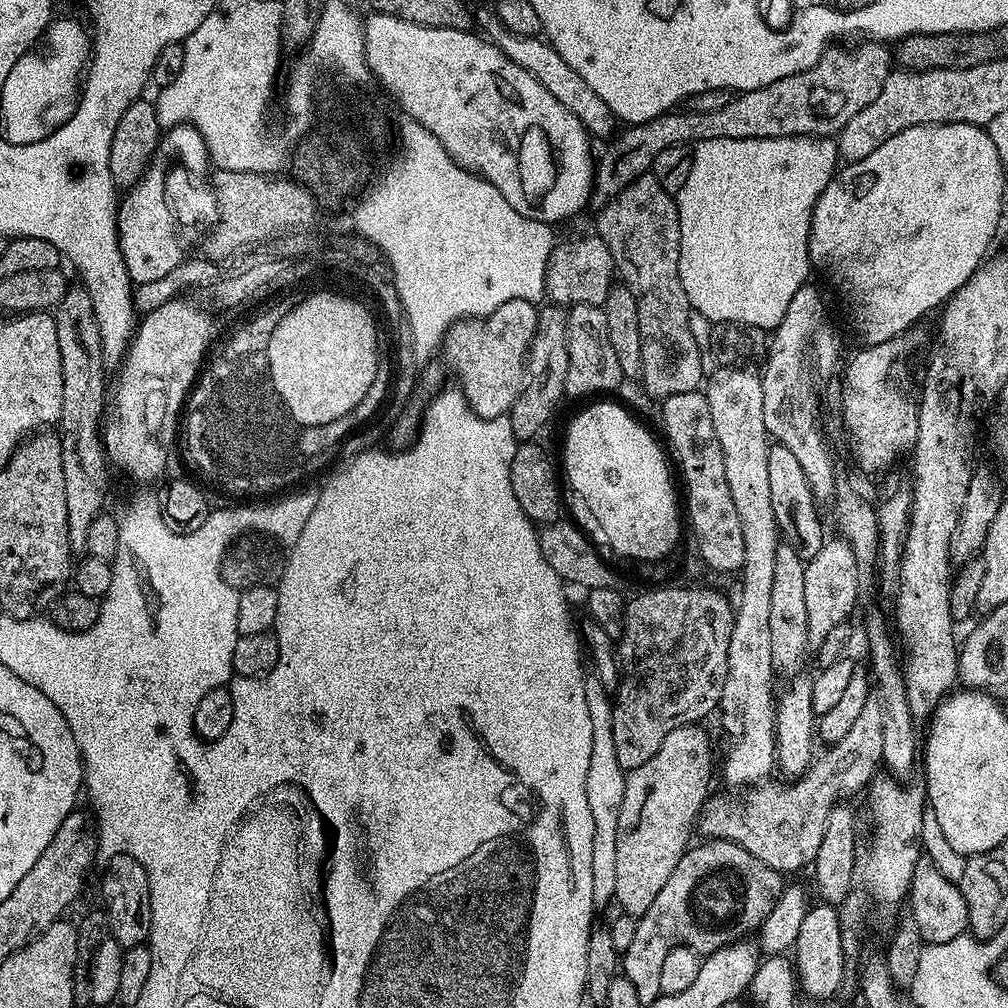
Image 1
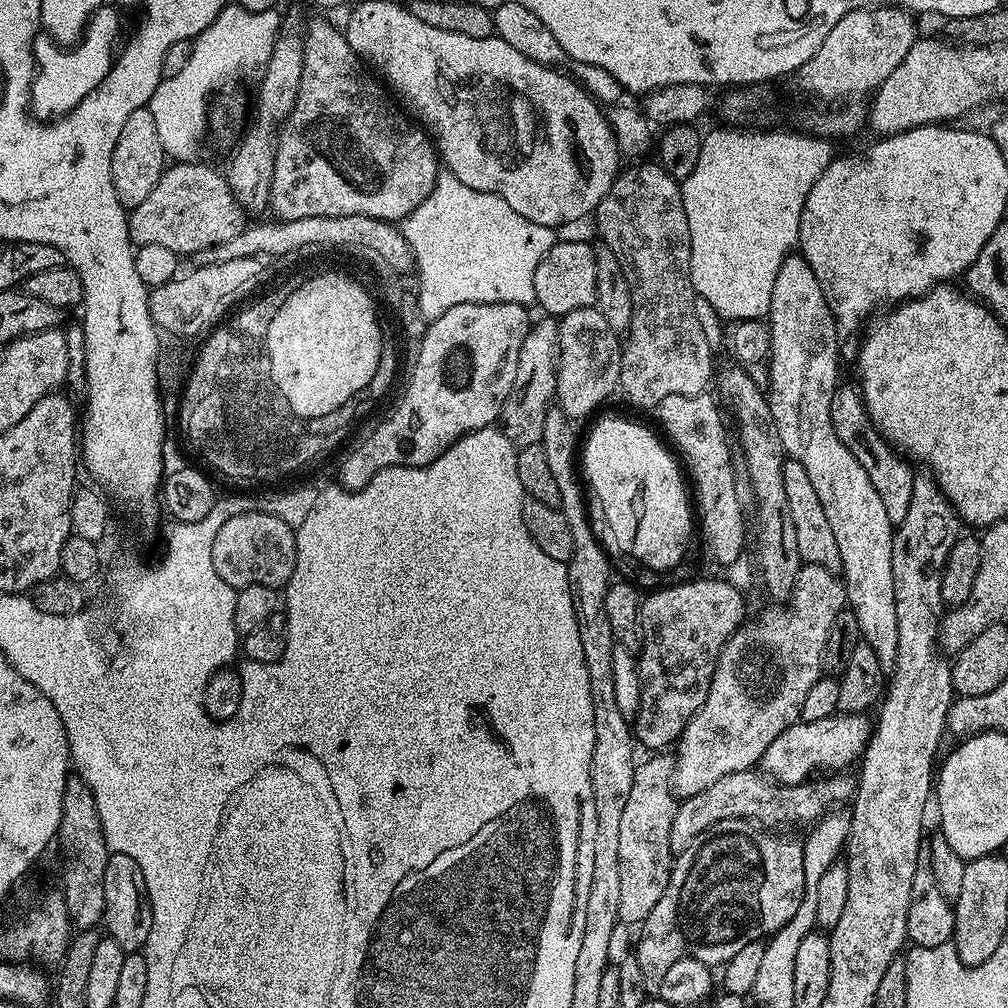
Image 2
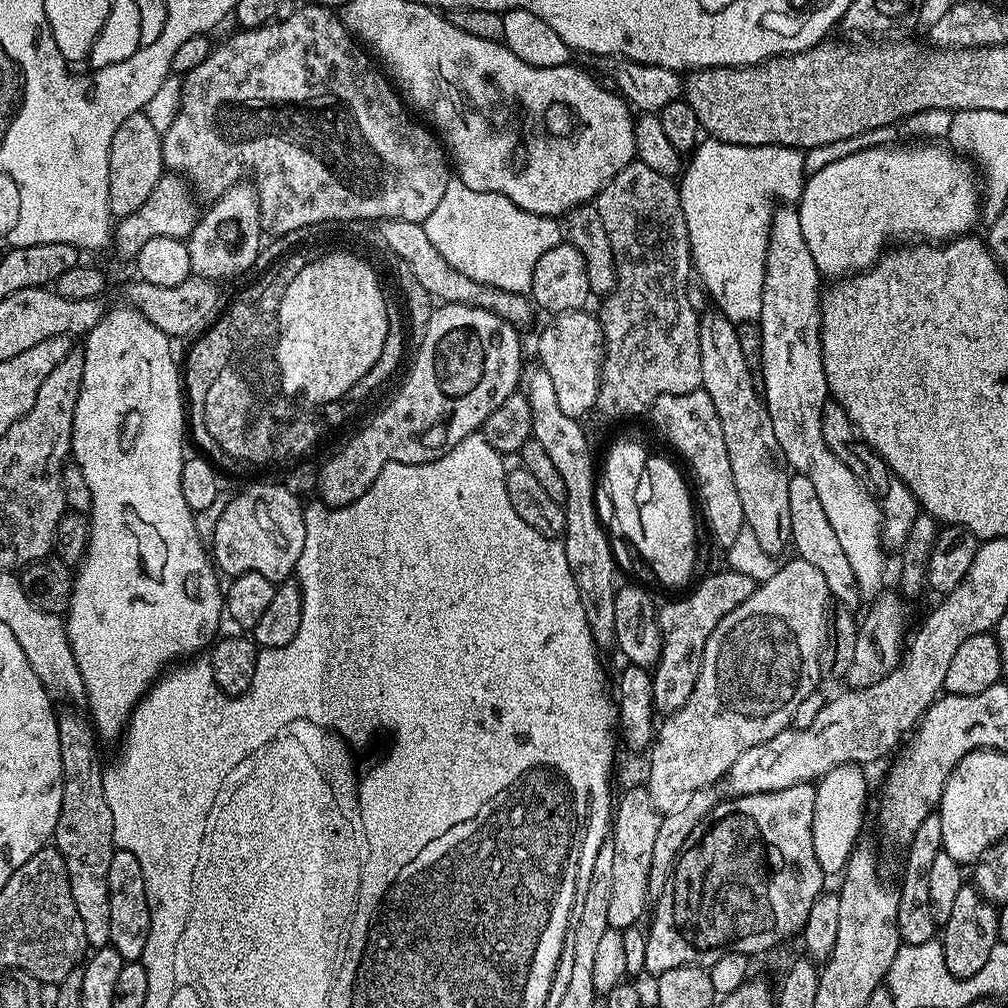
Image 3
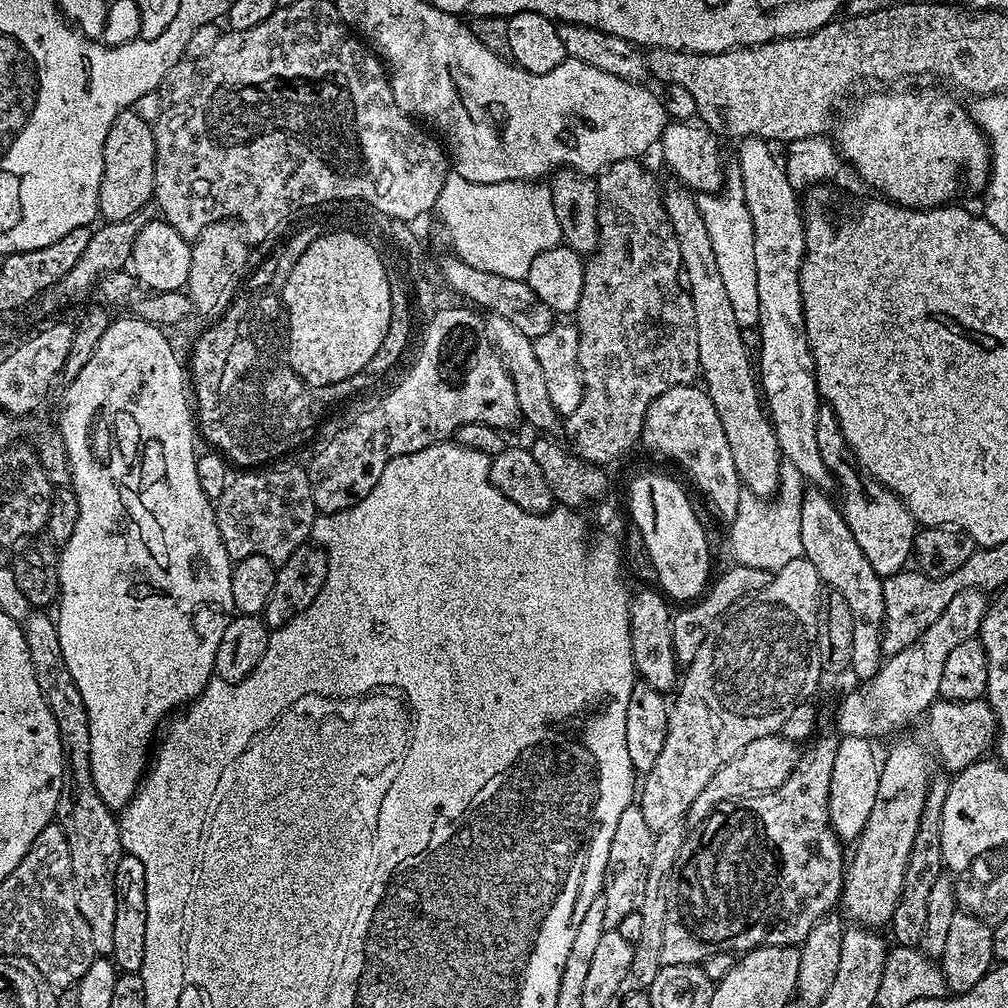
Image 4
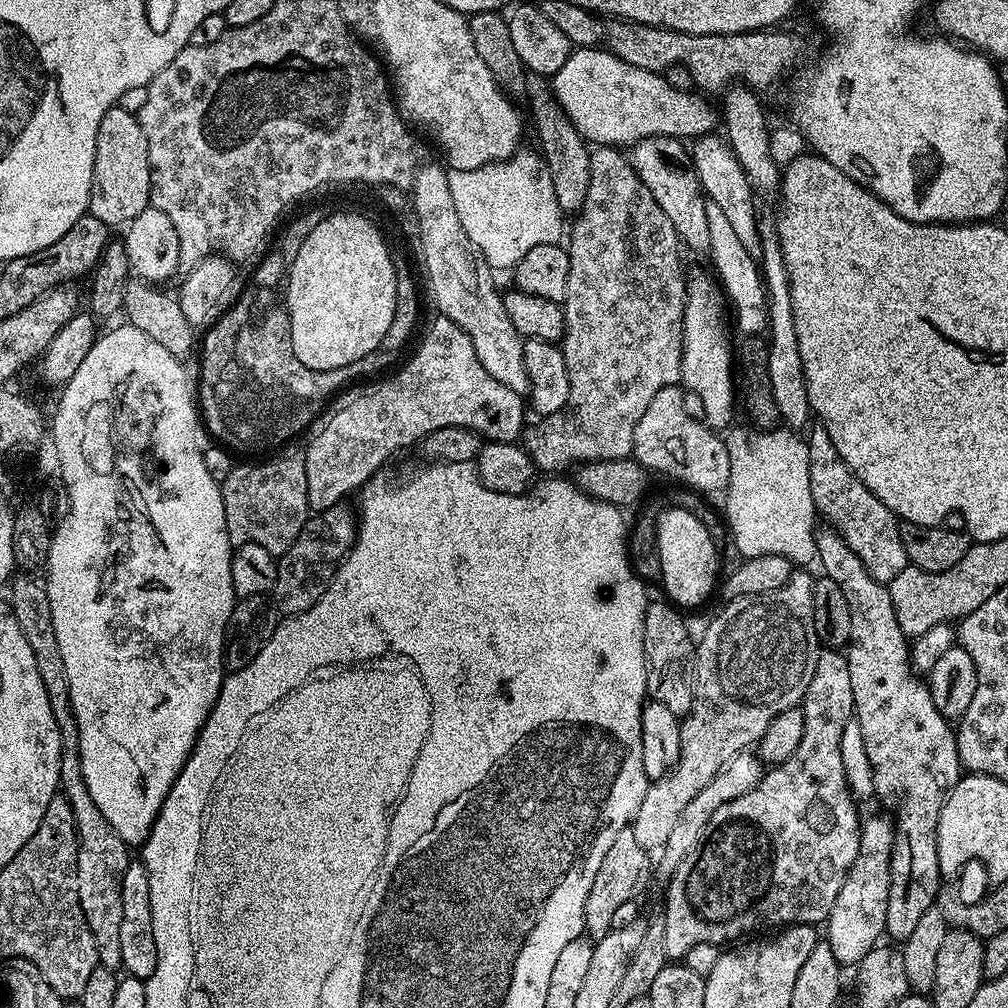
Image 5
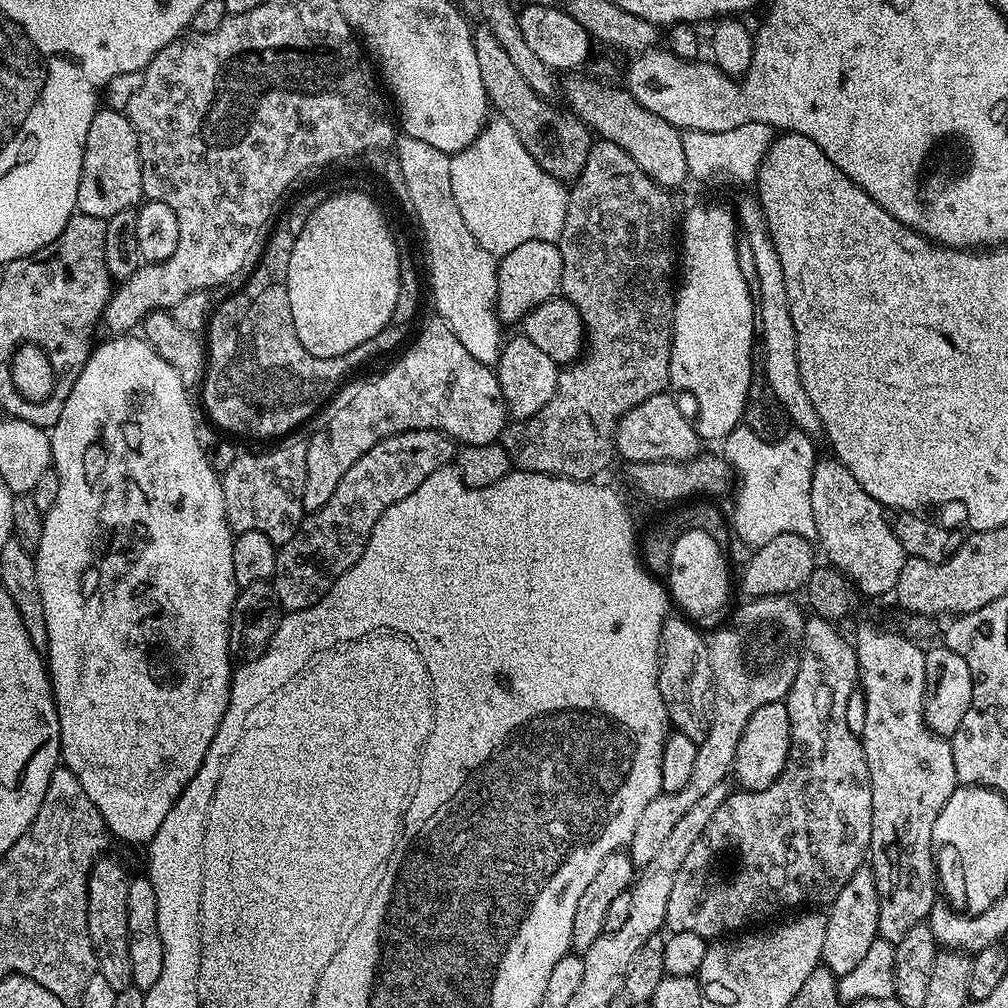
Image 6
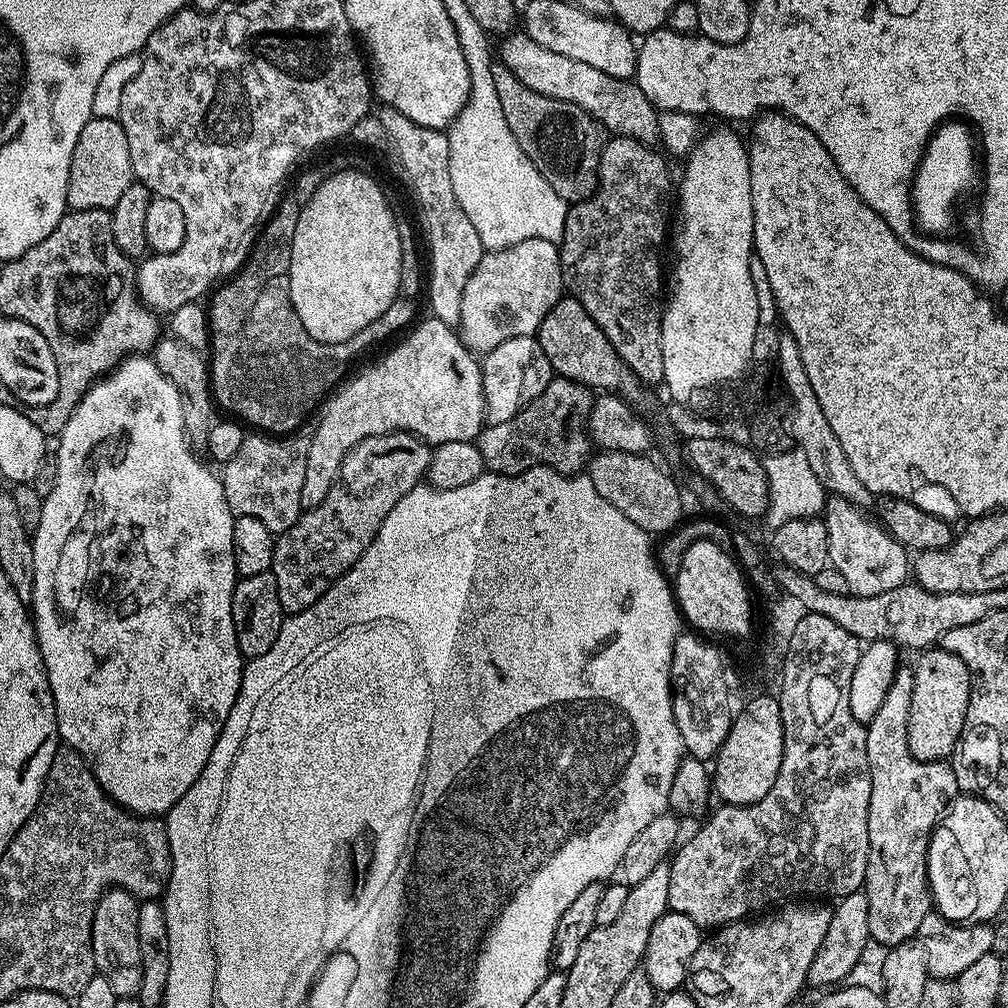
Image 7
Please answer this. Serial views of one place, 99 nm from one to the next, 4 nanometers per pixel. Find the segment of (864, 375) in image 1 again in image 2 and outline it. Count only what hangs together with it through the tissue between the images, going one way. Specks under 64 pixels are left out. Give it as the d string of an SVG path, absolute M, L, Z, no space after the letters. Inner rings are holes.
M837 387L834 398L830 398L830 422L834 426L834 434L842 438L842 446L862 462L862 470L866 470L870 482L874 482L874 490L878 490L878 498L882 498L892 525L900 524L902 518L906 518L906 510L910 510L910 494L914 494L916 476L912 472L913 465L877 432L855 387Z

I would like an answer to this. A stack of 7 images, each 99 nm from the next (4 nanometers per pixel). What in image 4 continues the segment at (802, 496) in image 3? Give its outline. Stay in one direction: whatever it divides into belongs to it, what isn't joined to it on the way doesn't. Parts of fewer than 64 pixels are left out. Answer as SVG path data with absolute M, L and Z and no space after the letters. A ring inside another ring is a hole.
M808 486L804 489L804 501L801 506L801 530L803 559L814 562L814 570L818 570L821 581L827 587L838 590L842 598L846 598L846 606L850 606L850 614L854 617L854 654L852 655L851 675L861 676L867 682L875 676L882 663L881 633L884 630L883 579L866 562L866 554L854 542L854 534L850 534L850 526L846 526L844 513L837 501L828 497L825 489Z

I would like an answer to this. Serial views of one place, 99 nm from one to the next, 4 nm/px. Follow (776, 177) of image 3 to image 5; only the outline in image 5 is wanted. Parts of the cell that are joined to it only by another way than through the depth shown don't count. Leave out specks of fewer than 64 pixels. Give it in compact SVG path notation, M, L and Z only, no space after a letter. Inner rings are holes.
M710 206L706 210L706 218L710 222L710 255L712 264L716 267L715 275L727 303L732 303L736 324L741 328L741 333L763 333L768 327L768 301L757 257L748 253L746 246L734 238L734 230L730 222L726 222L726 214L722 214L722 210Z

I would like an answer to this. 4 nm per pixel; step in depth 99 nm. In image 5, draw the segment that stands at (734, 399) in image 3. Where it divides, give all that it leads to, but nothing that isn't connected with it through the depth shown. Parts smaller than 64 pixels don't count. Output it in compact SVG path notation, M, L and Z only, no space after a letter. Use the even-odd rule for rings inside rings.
M651 136L631 145L630 159L646 190L654 194L654 202L658 202L666 218L670 218L681 245L685 249L693 248L696 252L710 249L710 222L706 218L710 204L700 186L685 141L675 136Z

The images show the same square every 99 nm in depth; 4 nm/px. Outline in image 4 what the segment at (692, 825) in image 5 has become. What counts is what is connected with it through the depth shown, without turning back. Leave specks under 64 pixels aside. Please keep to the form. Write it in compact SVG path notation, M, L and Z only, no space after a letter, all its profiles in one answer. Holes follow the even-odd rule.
M780 734L757 738L755 742L750 742L750 746L746 746L734 758L730 758L730 762L722 765L718 774L714 774L714 778L706 782L706 786L699 792L698 798L694 798L690 806L686 817L687 823L696 824L695 826L703 825L711 812L725 804L778 790L778 786L786 782L786 778L800 761L800 753L801 749L793 741L785 740Z

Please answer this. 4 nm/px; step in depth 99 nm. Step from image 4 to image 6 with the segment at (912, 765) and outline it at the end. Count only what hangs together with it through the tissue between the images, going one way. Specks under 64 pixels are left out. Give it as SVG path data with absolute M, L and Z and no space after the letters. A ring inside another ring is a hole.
M861 866L854 878L842 886L842 894L838 894L838 898L832 901L826 915L826 942L822 942L820 958L823 967L829 968L839 978L850 974L850 970L858 966L870 942L878 938L878 886L874 882L871 867Z

